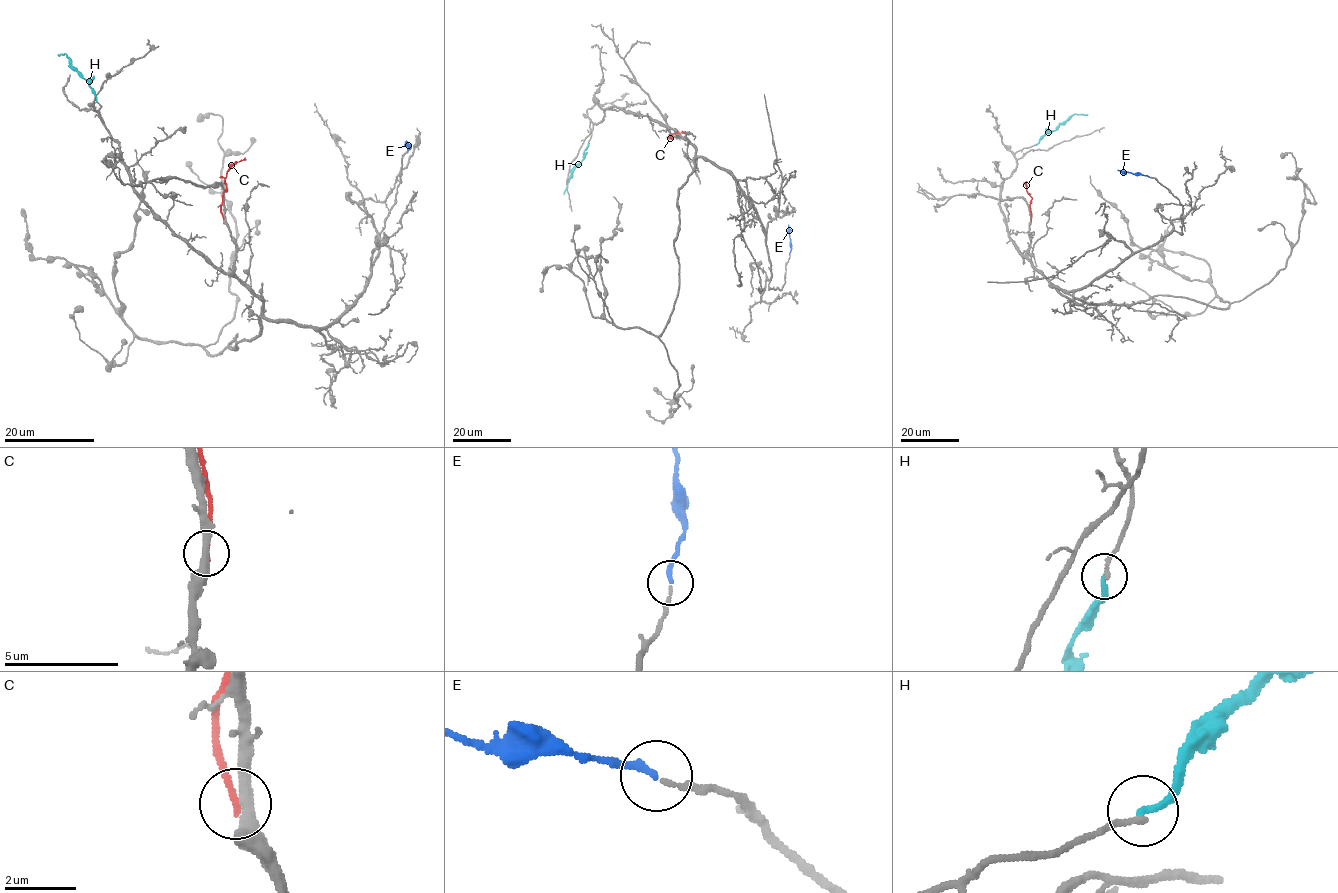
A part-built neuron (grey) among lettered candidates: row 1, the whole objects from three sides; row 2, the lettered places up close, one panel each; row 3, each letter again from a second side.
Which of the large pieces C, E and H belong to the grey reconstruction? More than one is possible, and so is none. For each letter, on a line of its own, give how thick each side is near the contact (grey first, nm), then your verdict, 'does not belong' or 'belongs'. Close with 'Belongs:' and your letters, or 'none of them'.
C: 360 nm thick on the grey side, 190 nm on the other; does not belong
E: 140 nm thick on the grey side, 200 nm on the other; belongs
H: 160 nm thick on the grey side, 220 nm on the other; does not belong
Belongs: E

